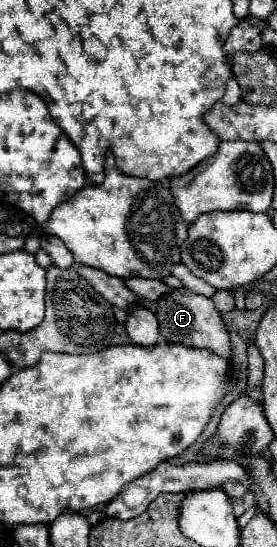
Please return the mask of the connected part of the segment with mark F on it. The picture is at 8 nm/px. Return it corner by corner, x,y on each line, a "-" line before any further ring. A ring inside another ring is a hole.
180,287
180,289
172,291
168,297
162,297
158,301
156,317
158,317
162,339
166,343
178,343
178,345
192,347
192,349
208,349
220,357
232,357
230,335
226,331
226,325
224,325
220,313
214,307
212,299
202,297
202,295
194,295
186,287
-
200,339
202,339
202,345
190,343
190,341
200,341

